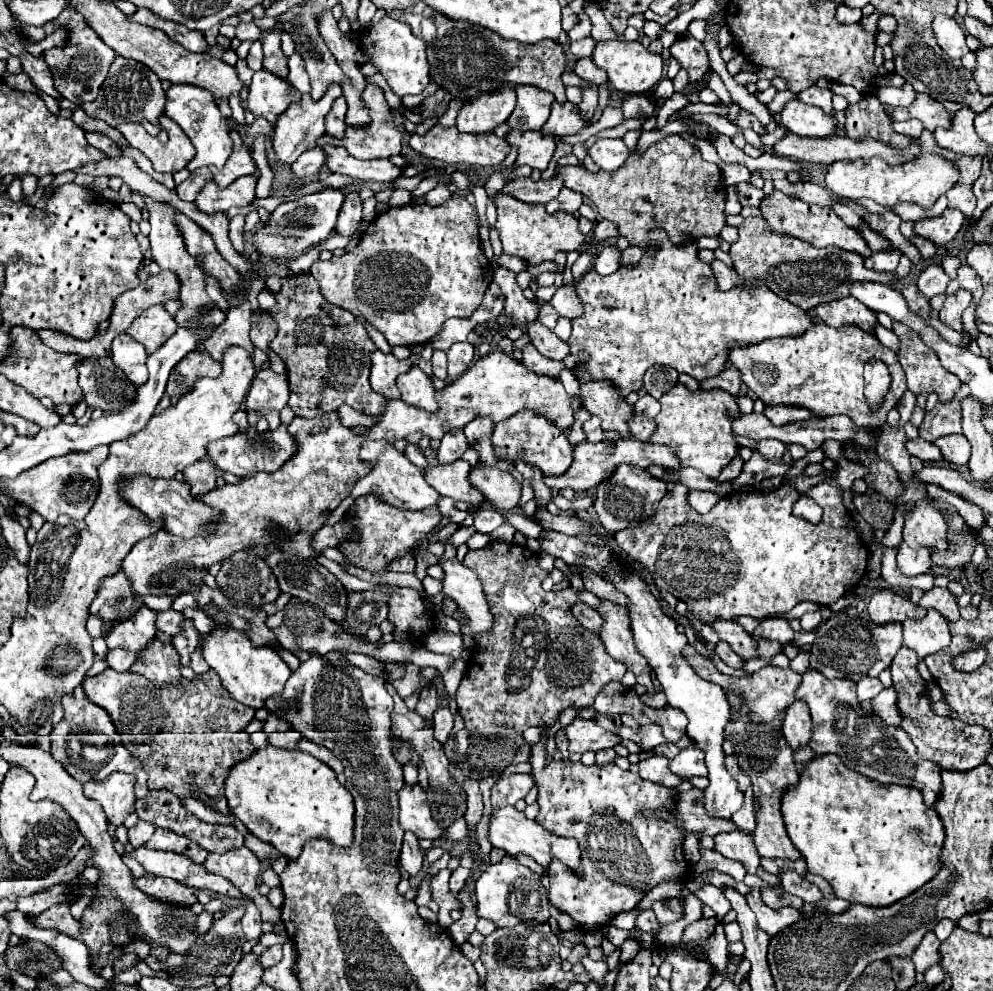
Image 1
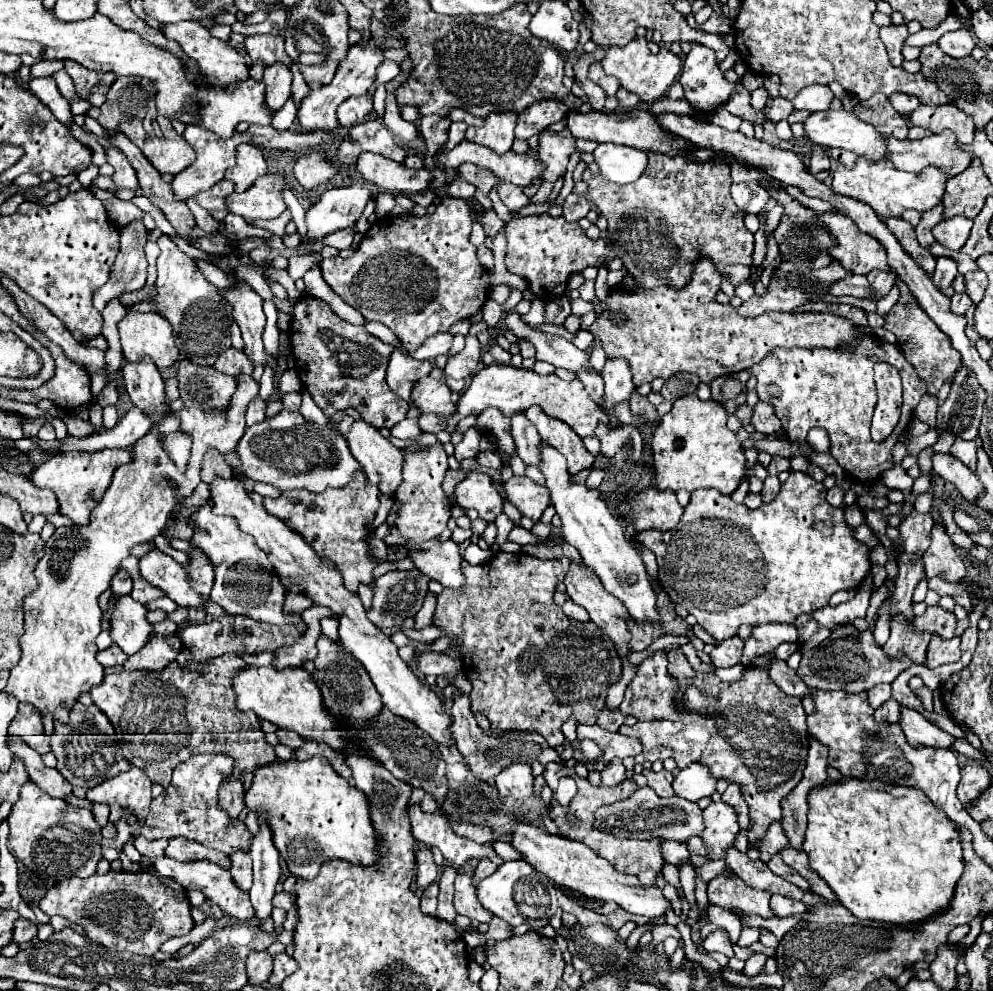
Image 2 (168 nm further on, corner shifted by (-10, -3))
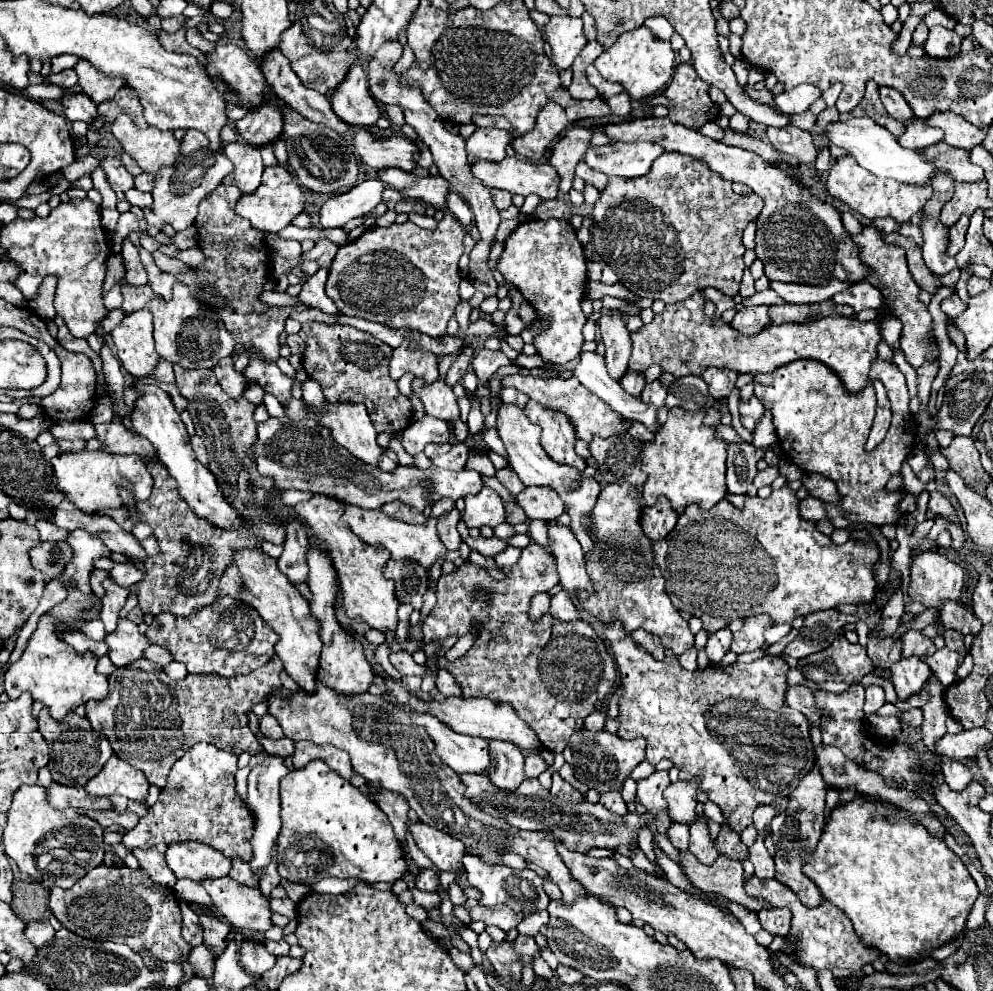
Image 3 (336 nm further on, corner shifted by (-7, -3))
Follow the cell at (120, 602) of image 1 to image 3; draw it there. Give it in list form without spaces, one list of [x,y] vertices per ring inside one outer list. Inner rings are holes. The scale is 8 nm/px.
[[[117,564],[117,566],[109,572],[109,578],[111,578],[115,584],[119,584],[119,586],[129,588],[129,586],[137,584],[137,582],[143,578],[143,572],[141,572],[139,568],[135,568],[135,566],[131,566],[131,564]]]

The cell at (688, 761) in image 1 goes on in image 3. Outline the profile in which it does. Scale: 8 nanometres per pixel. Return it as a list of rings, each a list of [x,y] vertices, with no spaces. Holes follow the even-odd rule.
[[[689,778],[689,780],[677,780],[667,786],[663,796],[667,800],[669,816],[673,822],[691,824],[697,818],[695,806],[697,806],[699,784],[701,784],[699,778]]]

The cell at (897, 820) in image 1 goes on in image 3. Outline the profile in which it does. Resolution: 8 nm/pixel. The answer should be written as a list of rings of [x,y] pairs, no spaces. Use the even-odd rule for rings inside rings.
[[[859,796],[851,802],[837,804],[815,850],[803,850],[801,854],[805,860],[803,872],[819,886],[823,898],[839,906],[851,918],[863,942],[875,946],[881,954],[889,956],[891,962],[921,960],[931,948],[957,938],[977,900],[977,884],[963,860],[923,824],[915,822],[907,810],[897,812],[889,802],[877,804],[871,798]]]

